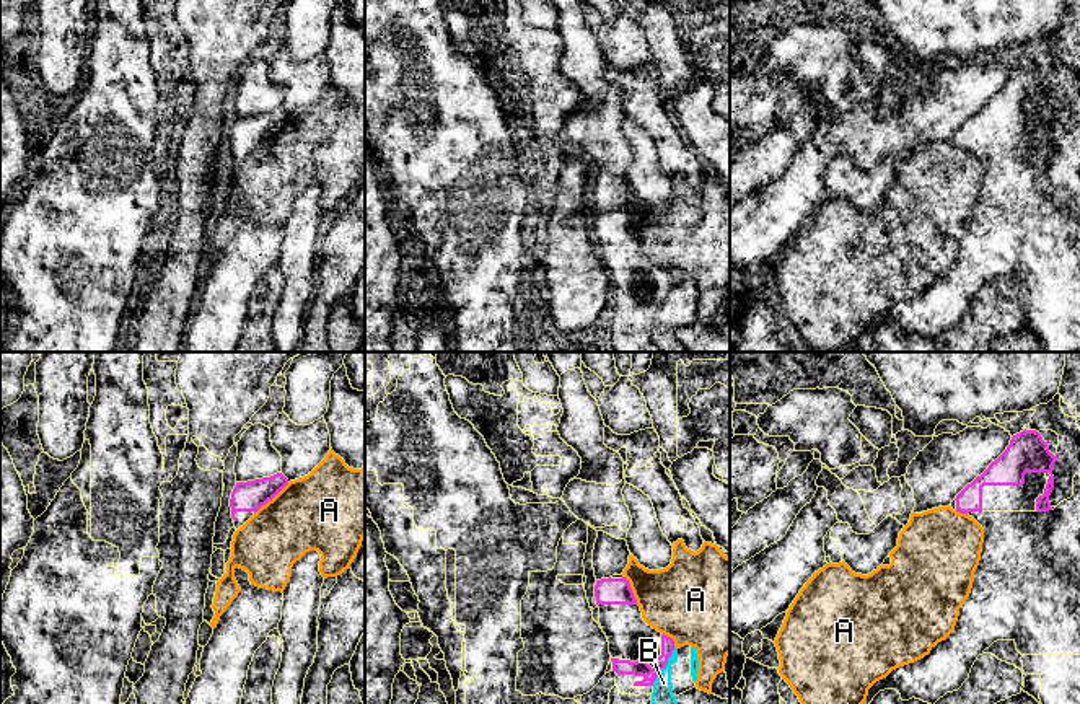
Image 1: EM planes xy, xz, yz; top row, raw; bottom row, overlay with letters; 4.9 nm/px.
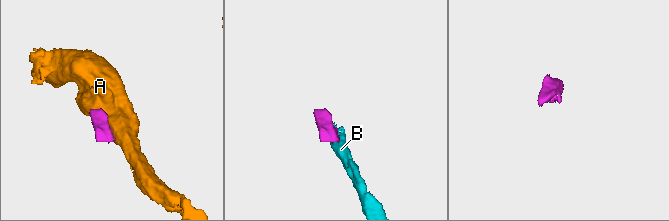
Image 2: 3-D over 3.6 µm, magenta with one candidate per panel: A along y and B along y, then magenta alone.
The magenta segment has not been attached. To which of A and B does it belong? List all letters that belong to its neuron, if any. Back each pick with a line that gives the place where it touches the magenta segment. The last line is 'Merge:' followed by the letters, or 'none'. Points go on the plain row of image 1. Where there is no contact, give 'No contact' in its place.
Merge: none

